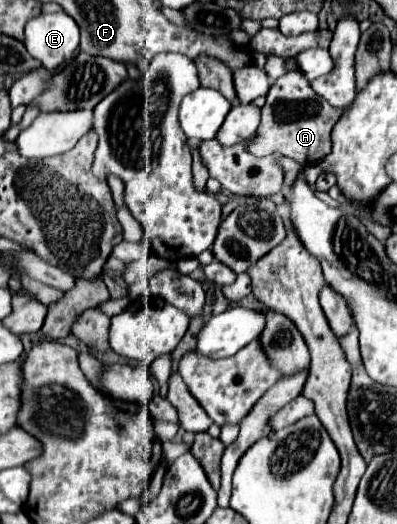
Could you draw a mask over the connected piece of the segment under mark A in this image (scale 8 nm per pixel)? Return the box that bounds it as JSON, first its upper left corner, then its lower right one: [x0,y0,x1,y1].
[250,71,342,165]

